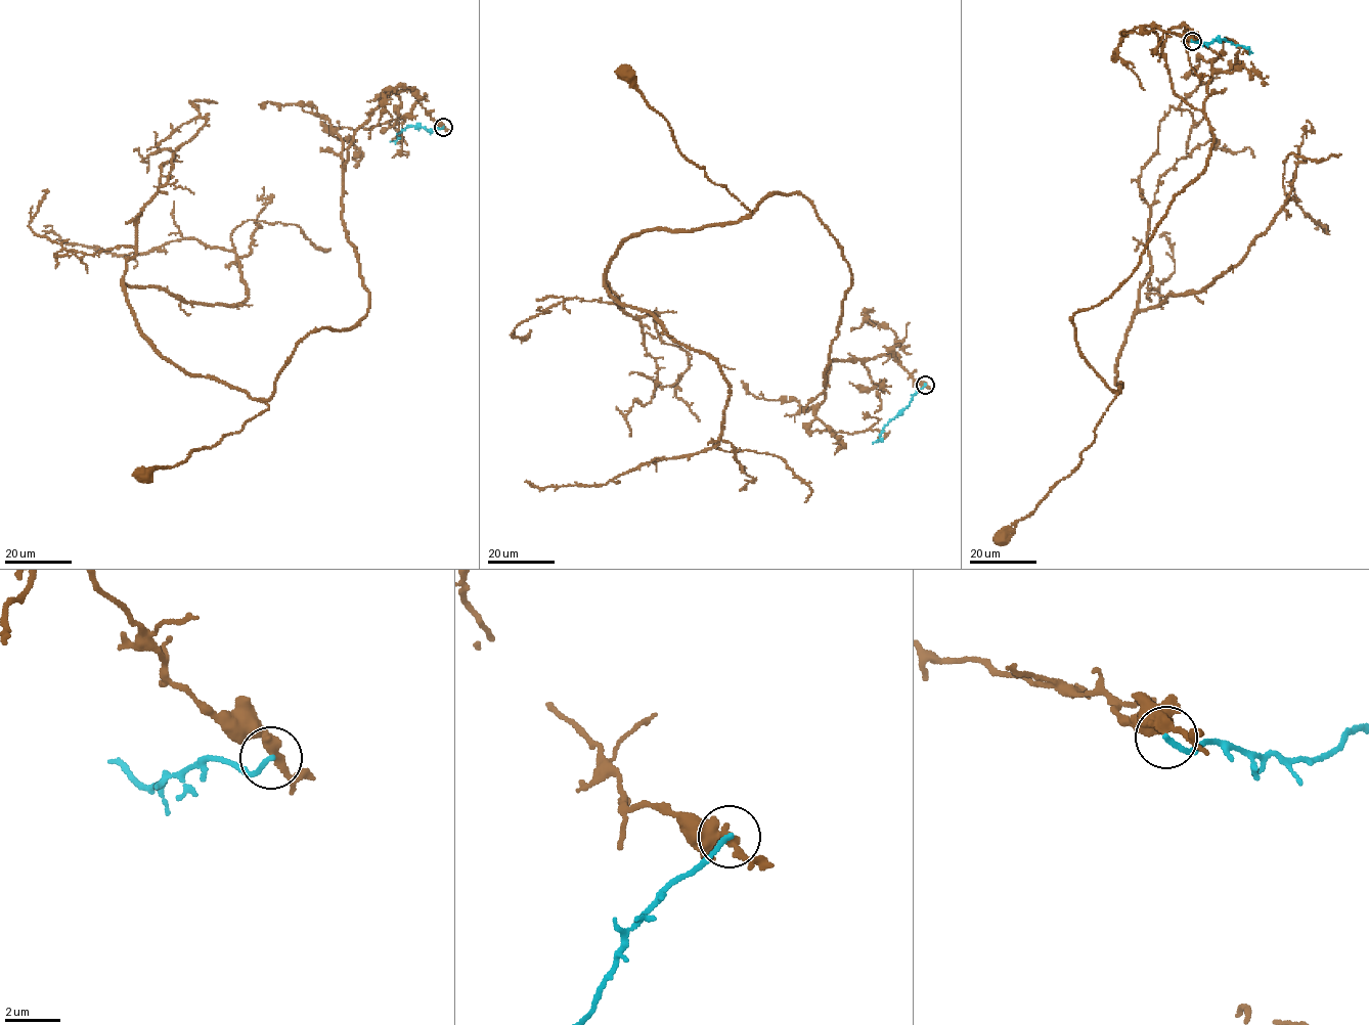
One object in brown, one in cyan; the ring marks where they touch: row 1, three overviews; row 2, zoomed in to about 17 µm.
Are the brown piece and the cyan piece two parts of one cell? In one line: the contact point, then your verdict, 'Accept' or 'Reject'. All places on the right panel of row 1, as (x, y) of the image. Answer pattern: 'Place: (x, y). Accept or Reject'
Place: (1192, 41). Reject

